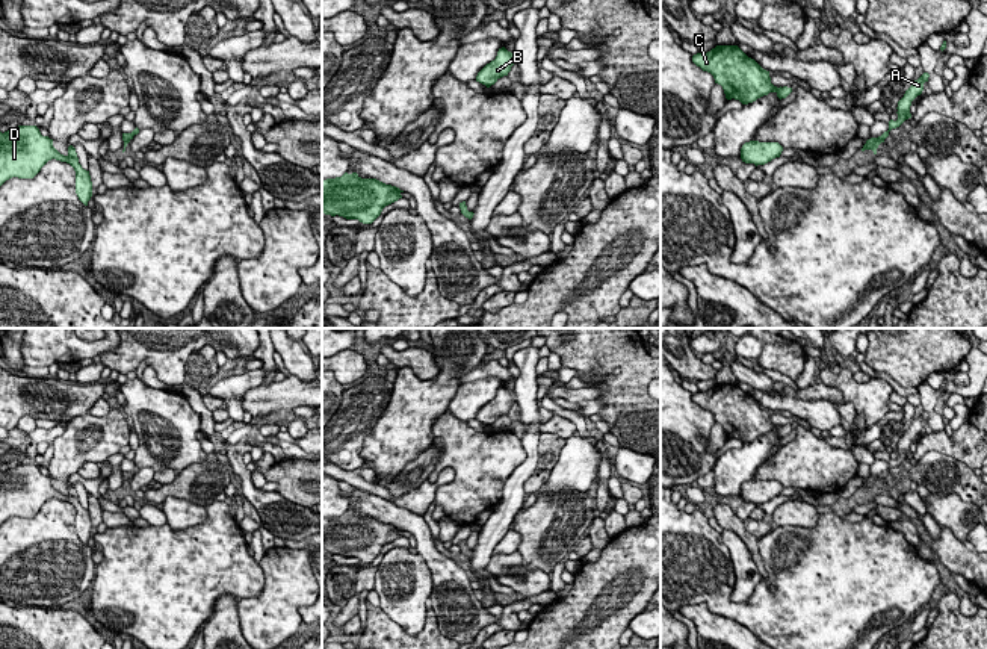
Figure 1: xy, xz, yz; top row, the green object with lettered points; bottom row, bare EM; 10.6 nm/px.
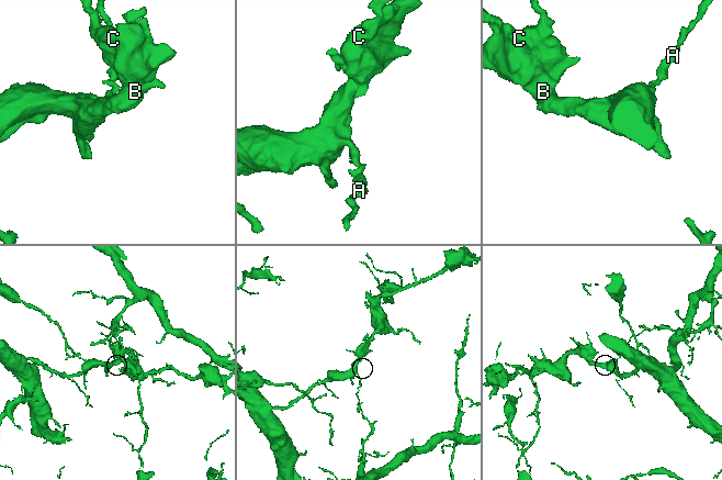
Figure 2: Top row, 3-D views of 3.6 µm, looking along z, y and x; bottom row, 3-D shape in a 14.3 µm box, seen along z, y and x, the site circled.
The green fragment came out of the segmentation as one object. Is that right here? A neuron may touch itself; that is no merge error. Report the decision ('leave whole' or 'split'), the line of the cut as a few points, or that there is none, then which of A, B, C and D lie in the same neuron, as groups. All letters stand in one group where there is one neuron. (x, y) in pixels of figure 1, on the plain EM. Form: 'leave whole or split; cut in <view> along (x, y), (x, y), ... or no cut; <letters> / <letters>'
split; cut in yz along (881, 474), (884, 477); A / B C D

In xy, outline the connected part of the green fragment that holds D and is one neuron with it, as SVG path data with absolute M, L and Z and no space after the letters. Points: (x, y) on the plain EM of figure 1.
M18 464L0 470L0 525L12 517L33 517L51 498L70 502L76 510L76 533L88 545L92 536L89 510L79 502L76 487L68 486L68 493L60 493L53 486L53 478L42 475L36 464Z

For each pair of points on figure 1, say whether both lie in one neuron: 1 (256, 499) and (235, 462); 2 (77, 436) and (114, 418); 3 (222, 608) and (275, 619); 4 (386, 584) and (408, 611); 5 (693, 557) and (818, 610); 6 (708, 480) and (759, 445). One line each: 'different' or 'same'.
1: same
2: same
3: different
4: same
5: same
6: different

